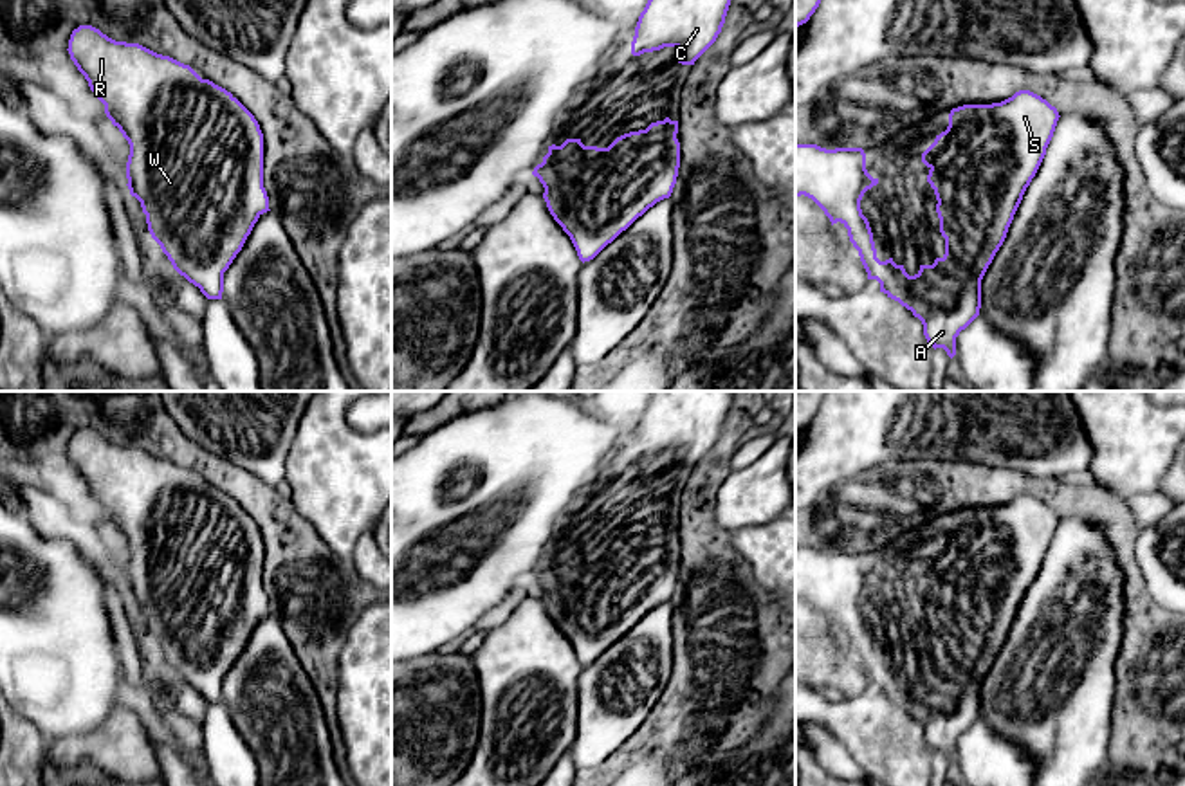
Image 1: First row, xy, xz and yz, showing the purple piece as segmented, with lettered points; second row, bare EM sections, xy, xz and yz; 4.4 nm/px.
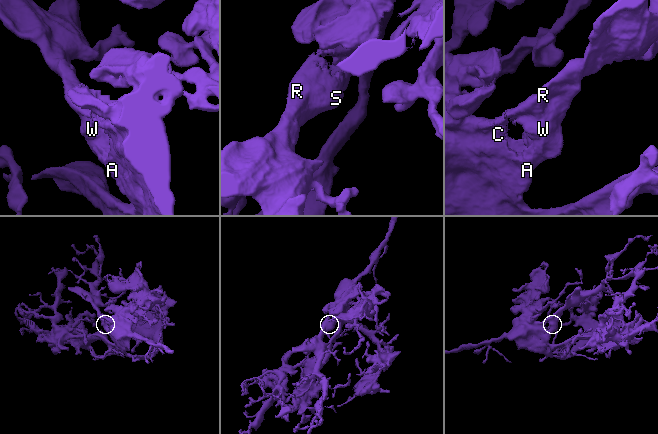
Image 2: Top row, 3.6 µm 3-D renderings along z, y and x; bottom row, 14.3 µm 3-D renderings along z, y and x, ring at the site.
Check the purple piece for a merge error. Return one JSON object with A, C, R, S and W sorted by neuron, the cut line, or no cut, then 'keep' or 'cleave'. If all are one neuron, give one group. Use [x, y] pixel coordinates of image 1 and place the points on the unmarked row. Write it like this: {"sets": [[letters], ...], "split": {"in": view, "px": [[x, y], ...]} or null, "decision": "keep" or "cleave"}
{"sets": [["A", "C", "R", "S", "W"]], "split": null, "decision": "keep"}

